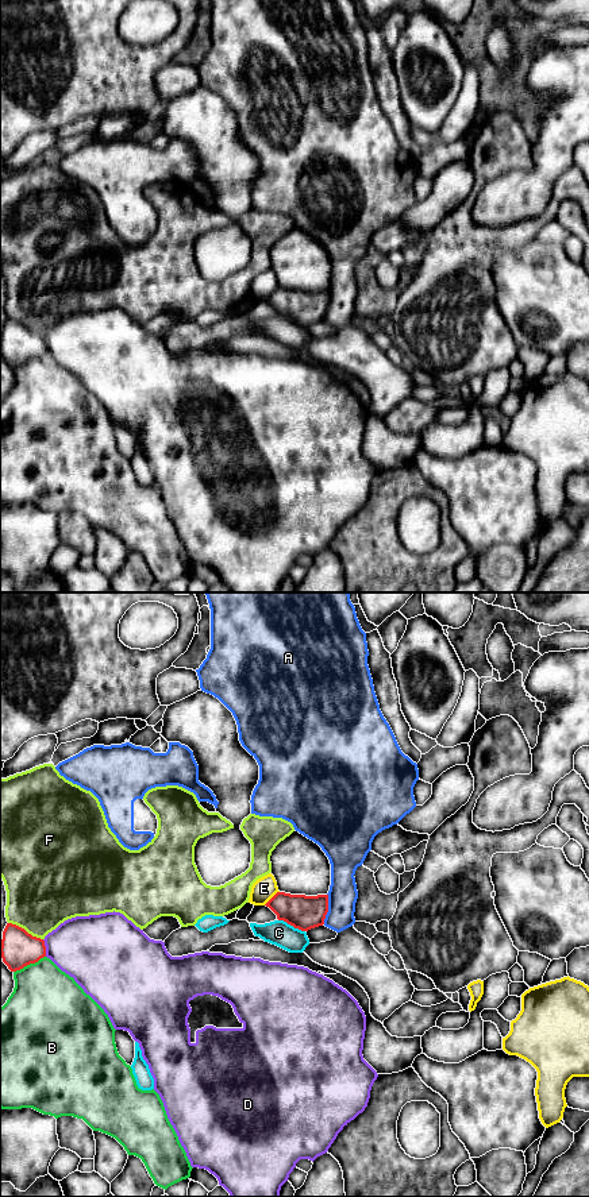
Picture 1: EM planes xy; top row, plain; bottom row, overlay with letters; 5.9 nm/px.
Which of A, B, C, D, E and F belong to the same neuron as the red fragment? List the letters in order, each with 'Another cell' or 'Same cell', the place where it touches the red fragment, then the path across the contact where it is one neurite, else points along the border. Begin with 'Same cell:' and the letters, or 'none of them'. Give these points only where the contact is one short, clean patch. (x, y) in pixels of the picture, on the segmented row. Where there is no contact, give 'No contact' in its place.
Same cell: A
A: Same cell. Touches red at xy (327, 908)
B: Another cell. Touches red at xy (29, 964)
C: Another cell. Touches red at xy (292, 925)
D: Another cell. Touches red at xy (45, 948)
E: Another cell. Touches red at xy (272, 898)
F: Another cell. Touches red at xy (24, 930)

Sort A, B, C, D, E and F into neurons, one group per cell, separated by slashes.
A / B / C / D / E / F

